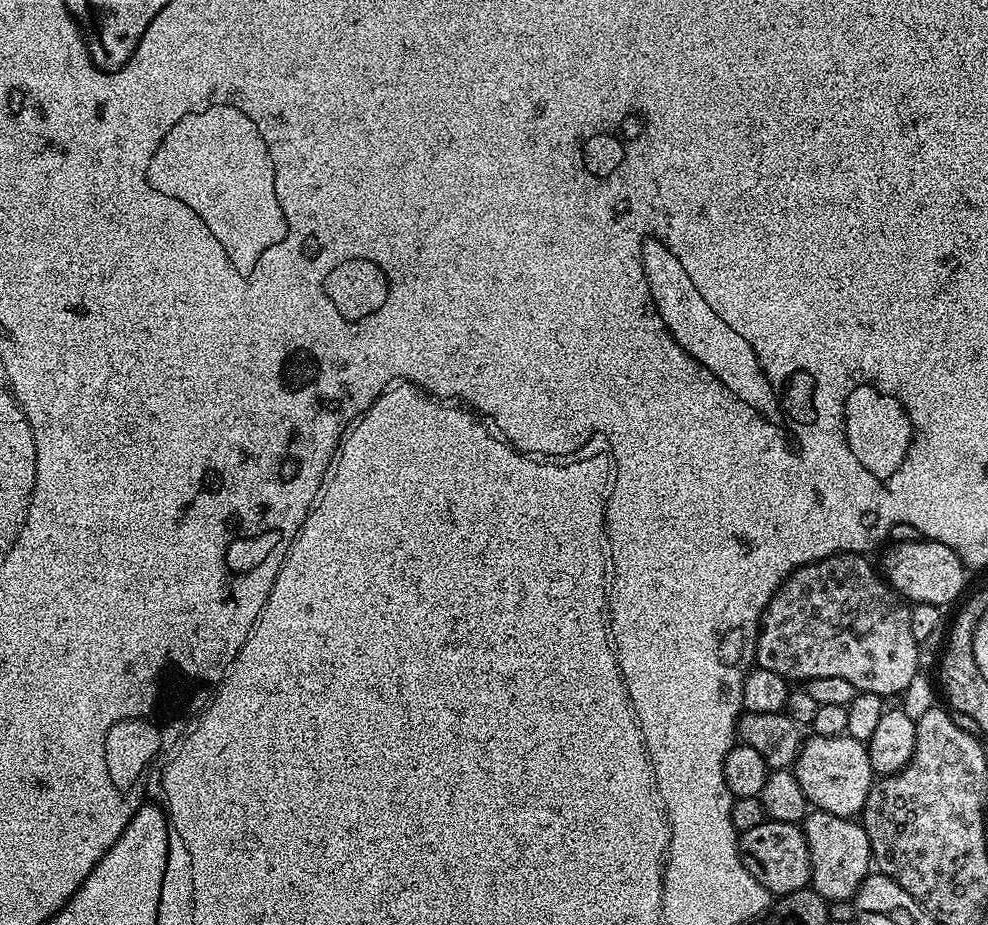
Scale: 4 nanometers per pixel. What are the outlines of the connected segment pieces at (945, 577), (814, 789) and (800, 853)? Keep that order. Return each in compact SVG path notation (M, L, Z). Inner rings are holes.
M925 539L900 540L892 545L894 545L893 548L884 556L882 575L888 585L895 592L900 593L905 601L911 602L913 605L946 606L946 604L952 603L955 605L965 595L964 572L966 573L966 565L950 546L942 546L942 542L937 540Z
M847 734L842 736L809 735L800 748L794 771L809 805L813 809L829 812L835 816L852 818L863 813L864 803L874 783L874 773L870 766L865 741L855 740L853 736Z
M765 819L764 823L754 826L754 830L739 833L740 857L758 882L766 886L777 897L789 896L794 890L809 887L812 878L810 850L800 824L787 824L777 820Z

